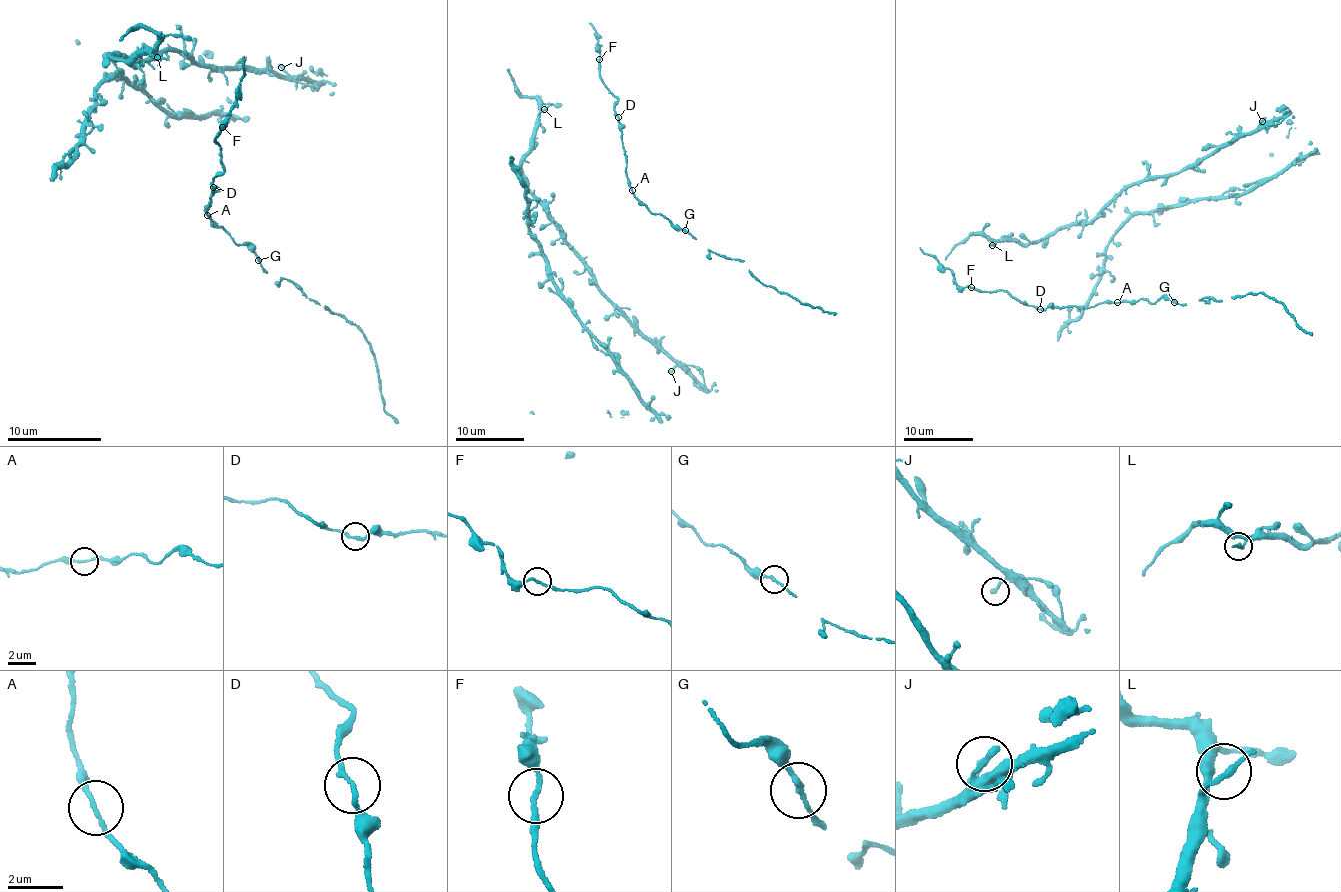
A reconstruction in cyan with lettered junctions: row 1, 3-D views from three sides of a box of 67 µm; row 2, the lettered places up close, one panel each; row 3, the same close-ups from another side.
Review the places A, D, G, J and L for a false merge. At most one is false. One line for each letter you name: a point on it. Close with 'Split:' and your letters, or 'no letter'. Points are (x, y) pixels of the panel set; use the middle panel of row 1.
Split: no letter

